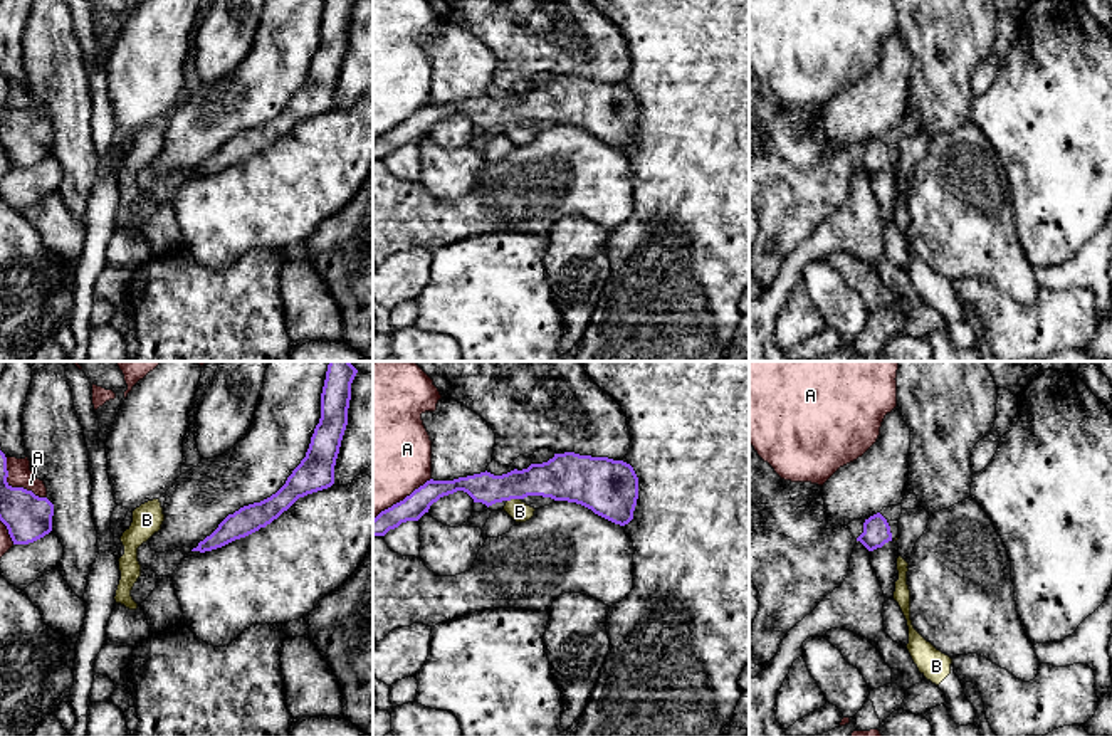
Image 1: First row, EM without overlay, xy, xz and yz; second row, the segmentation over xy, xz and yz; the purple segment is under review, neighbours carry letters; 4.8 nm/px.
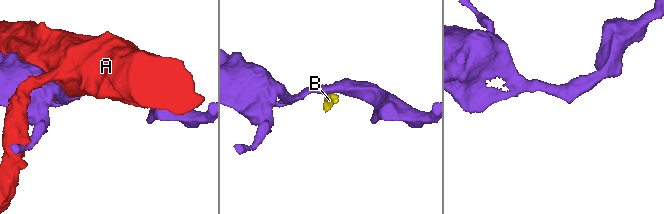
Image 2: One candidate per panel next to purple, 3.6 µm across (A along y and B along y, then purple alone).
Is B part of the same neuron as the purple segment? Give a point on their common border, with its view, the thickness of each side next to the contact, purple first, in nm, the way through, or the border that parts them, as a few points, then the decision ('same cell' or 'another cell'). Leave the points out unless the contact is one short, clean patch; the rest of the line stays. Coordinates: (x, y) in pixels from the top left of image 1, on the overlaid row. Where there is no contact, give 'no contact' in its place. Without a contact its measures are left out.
contact xz (513, 498); calibres 200 and 100 nm; border xz (519, 498), (508, 501); another cell

